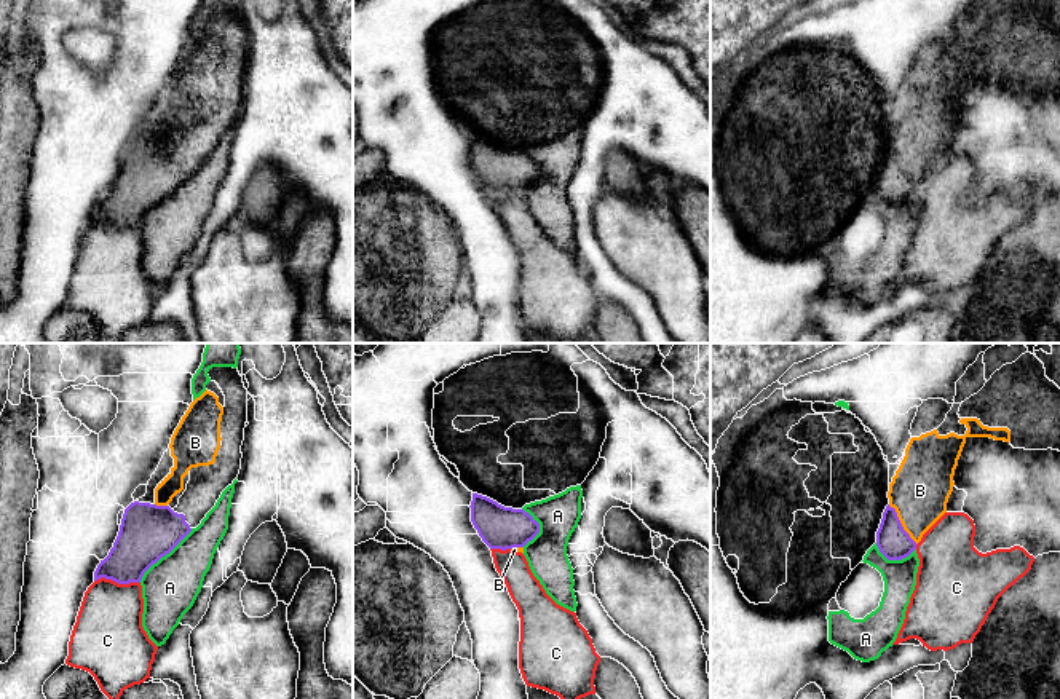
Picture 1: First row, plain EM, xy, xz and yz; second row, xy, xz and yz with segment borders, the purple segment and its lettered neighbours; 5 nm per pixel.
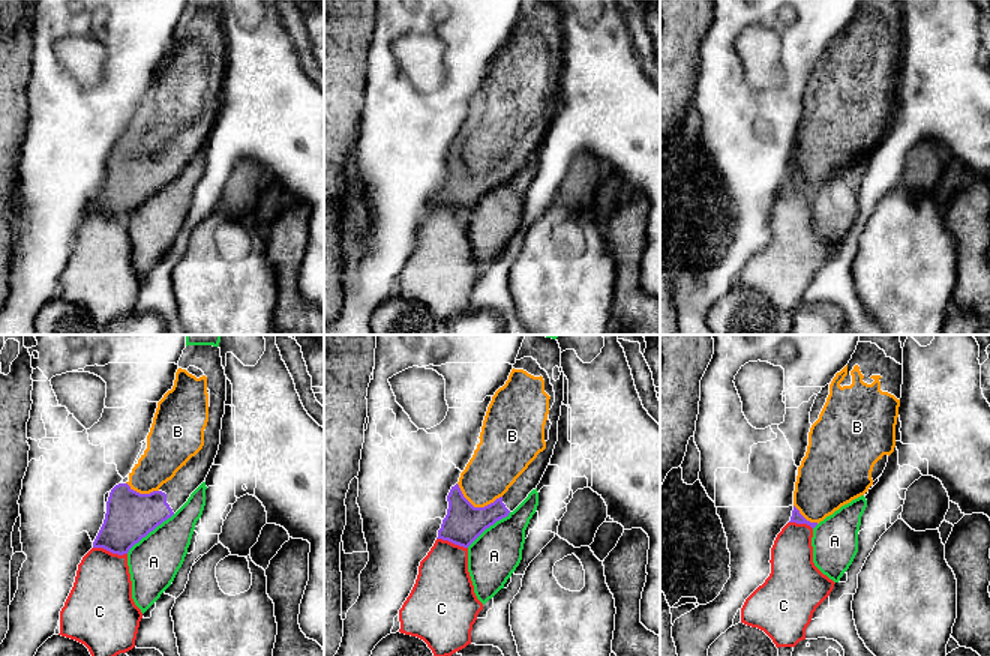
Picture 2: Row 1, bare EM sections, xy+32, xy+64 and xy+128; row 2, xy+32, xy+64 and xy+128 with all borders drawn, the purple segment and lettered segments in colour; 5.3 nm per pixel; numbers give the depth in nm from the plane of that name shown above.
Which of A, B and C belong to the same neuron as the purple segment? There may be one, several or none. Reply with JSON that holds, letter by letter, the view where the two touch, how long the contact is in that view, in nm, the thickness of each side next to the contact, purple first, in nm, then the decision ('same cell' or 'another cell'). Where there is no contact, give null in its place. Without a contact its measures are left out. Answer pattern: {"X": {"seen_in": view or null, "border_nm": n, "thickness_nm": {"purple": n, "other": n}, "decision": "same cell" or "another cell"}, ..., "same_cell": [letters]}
{"A": {"seen_in": "xy", "border_nm": 380, "thickness_nm": {"purple": 280, "other": 280}, "decision": "another cell"}, "B": {"seen_in": "yz", "border_nm": 240, "thickness_nm": {"purple": 170, "other": 300}, "decision": "same cell"}, "C": {"seen_in": "xy", "border_nm": 240, "thickness_nm": {"purple": 260, "other": 340}, "decision": "another cell"}, "same_cell": ["B"]}

